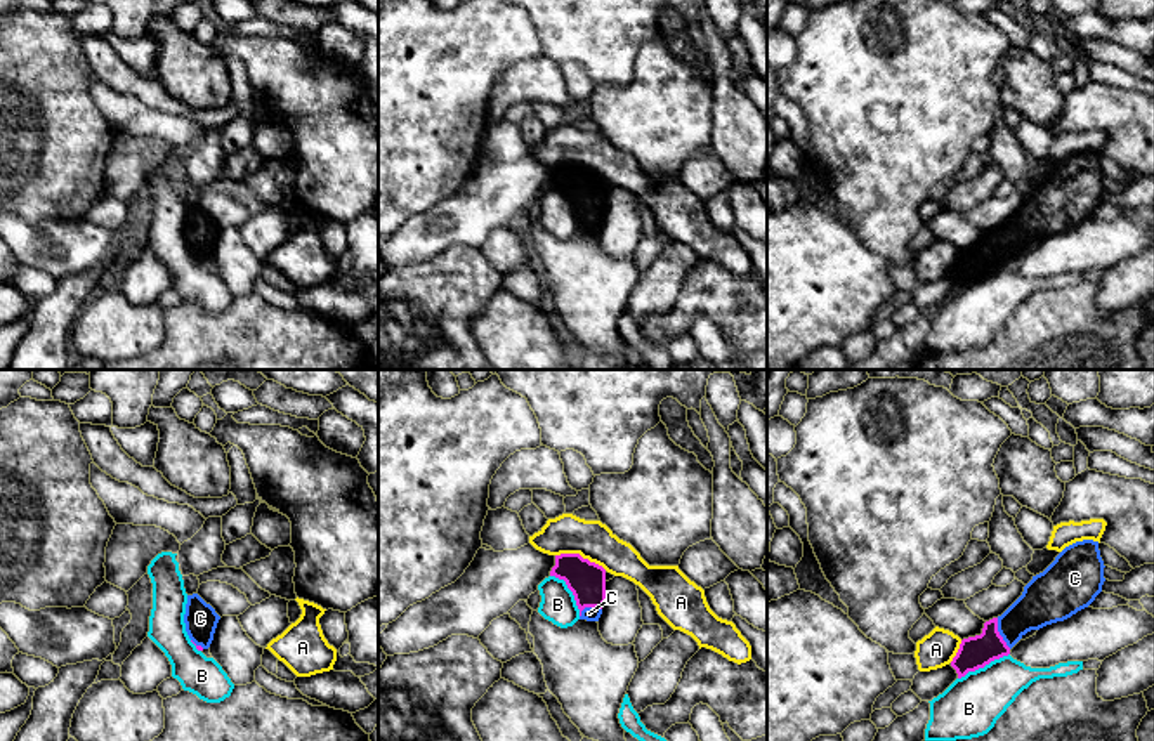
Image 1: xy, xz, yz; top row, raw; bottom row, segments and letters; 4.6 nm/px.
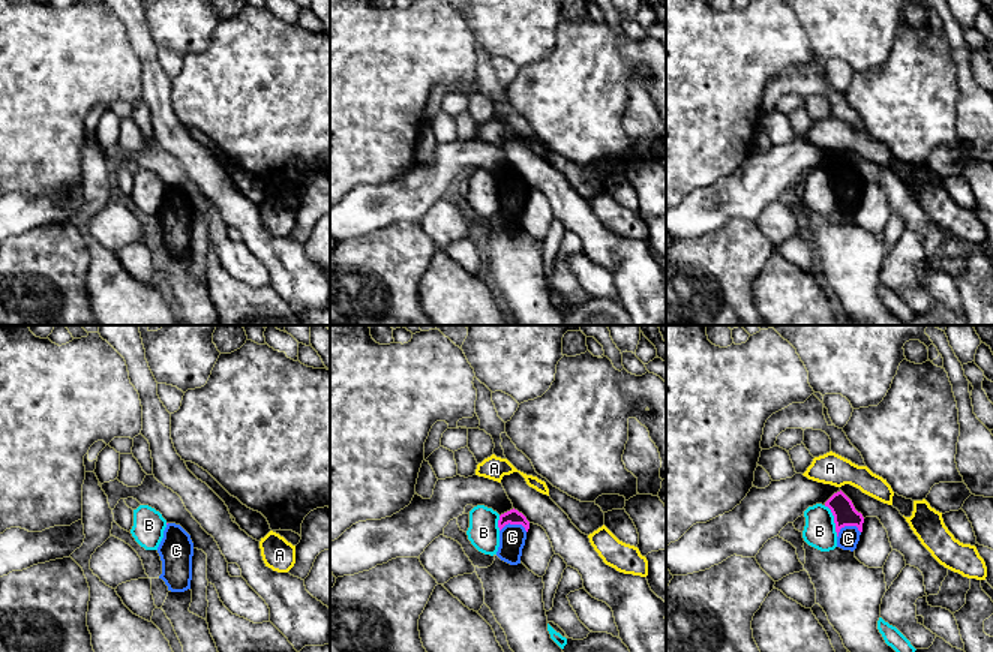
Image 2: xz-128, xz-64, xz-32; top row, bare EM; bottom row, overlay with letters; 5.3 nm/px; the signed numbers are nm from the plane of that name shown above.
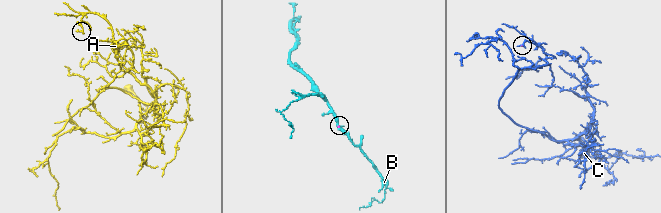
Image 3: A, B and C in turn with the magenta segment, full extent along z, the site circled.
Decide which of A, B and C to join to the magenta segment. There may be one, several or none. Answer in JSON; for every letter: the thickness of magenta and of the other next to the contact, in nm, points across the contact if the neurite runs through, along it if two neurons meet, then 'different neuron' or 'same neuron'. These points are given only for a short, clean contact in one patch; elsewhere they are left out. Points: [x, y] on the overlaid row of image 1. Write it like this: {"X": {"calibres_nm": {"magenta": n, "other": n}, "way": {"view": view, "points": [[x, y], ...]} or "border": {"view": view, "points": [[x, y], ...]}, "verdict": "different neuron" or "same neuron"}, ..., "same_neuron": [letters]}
{"A": {"calibres_nm": {"magenta": 180, "other": 180}, "border": {"view": "xz", "points": [[556, 554], [580, 554], [606, 570]]}, "verdict": "different neuron"}, "B": {"calibres_nm": {"magenta": 150, "other": 280}, "border": {"view": "yz", "points": [[1009, 653], [969, 670], [958, 679]]}, "verdict": "different neuron"}, "C": {"calibres_nm": {"magenta": 150, "other": 200}, "way": {"view": "yz", "points": [[974, 653], [983, 649], [998, 634], [1042, 603]]}, "verdict": "same neuron"}, "same_neuron": ["C"]}

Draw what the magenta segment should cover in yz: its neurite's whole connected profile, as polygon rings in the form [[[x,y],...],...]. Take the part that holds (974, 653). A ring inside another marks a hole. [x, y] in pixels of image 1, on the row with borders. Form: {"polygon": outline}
{"polygon": [[[1083,540],[1065,547],[1043,573],[1033,576],[1001,616],[984,623],[980,635],[961,640],[951,661],[958,679],[1008,656],[1027,632],[1088,607],[1102,592],[1104,567],[1098,541]]]}

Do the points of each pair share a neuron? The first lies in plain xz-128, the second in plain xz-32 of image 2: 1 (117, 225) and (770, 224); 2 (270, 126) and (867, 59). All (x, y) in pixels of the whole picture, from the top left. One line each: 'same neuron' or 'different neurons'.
1: same neuron
2: different neurons

